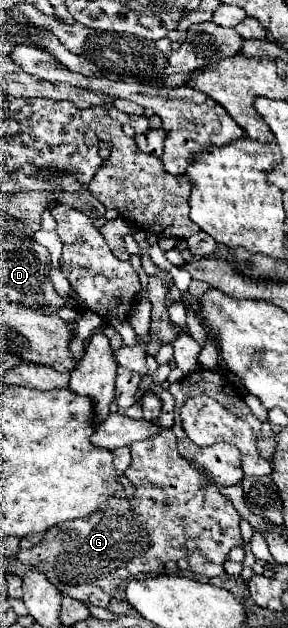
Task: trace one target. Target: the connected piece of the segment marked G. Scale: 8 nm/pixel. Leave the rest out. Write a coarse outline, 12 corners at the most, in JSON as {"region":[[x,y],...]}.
{"region":[[133,442],[133,498],[17,552],[61,594],[113,586],[199,550],[223,564],[239,512],[177,454]]}

